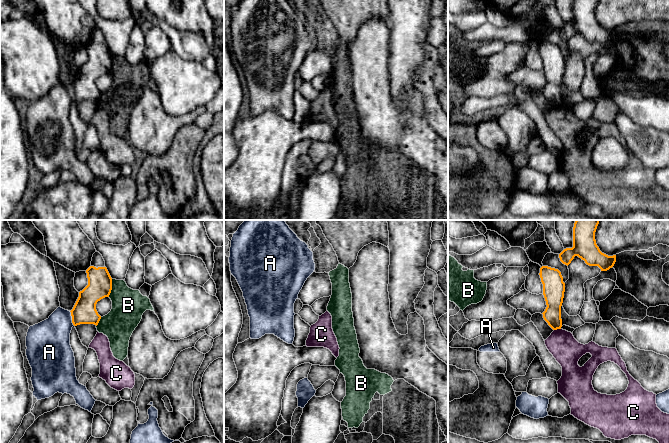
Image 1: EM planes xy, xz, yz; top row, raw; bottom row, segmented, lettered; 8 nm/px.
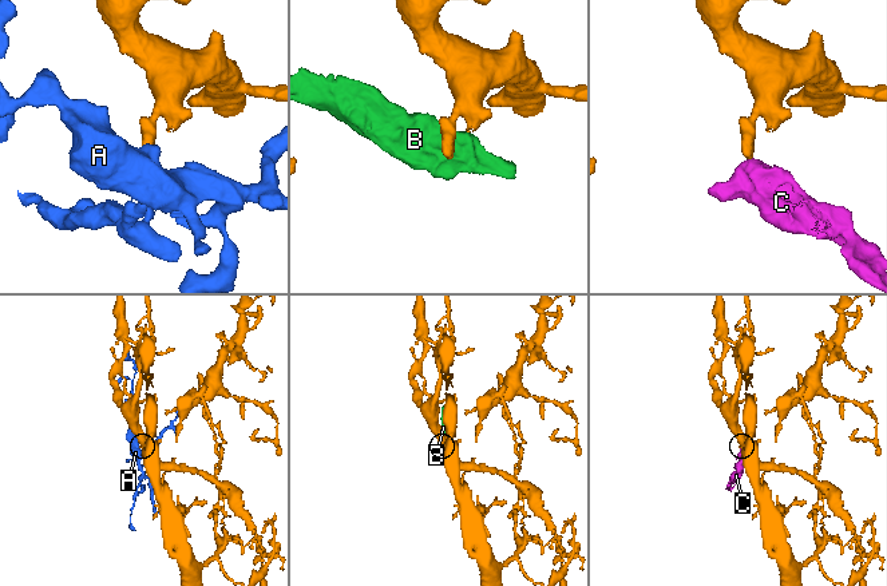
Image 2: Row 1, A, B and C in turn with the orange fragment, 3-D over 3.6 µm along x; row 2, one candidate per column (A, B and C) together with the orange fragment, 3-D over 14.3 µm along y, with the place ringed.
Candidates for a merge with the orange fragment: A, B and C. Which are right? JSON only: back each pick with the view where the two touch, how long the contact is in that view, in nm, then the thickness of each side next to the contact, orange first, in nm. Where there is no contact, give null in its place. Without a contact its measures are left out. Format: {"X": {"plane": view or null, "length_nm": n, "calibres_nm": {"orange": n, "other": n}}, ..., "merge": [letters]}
{"merge": []}

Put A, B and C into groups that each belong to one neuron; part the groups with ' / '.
A / B / C

